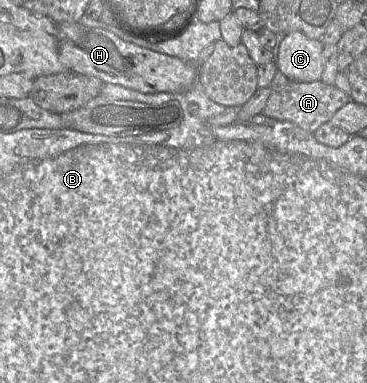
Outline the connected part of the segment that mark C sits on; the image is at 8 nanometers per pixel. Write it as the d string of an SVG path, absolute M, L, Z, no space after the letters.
M299 31L288 33L279 46L277 69L292 81L318 81L323 72L323 49L319 39L309 39Z

